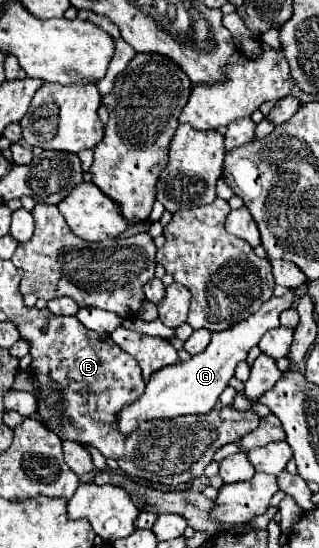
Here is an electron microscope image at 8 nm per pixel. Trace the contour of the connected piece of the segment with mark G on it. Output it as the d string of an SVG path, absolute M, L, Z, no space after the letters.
M291 288L283 296L271 296L255 314L245 318L243 322L231 326L229 330L211 334L211 342L205 348L205 352L193 356L187 362L179 362L173 366L165 366L163 370L155 372L151 380L147 382L147 388L143 396L133 402L131 406L125 406L119 414L117 426L123 436L131 434L135 430L135 424L151 420L151 418L175 418L175 416L187 416L187 414L209 414L219 398L219 394L227 388L229 380L235 374L235 368L239 362L243 362L253 346L259 344L261 336L279 326L279 316L283 310L291 308L297 300L297 288Z

